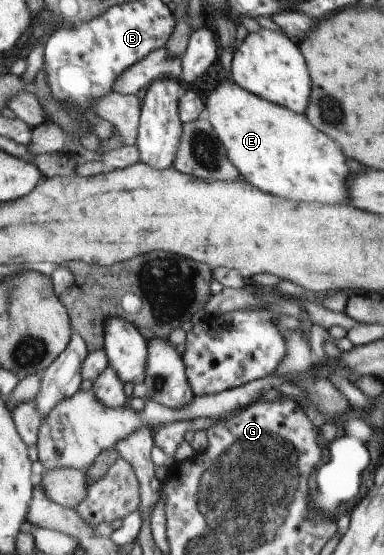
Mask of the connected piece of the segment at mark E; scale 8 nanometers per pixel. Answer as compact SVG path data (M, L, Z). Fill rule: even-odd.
M220 81L207 96L205 117L217 130L242 178L286 200L348 204L346 154L306 116L266 100L234 81Z

